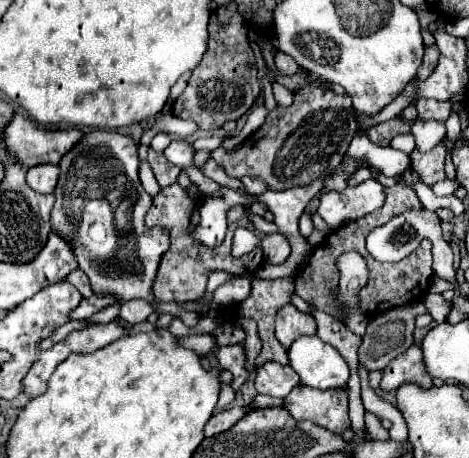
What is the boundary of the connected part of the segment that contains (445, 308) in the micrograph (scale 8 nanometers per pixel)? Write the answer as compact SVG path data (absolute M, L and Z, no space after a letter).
M429 292L425 298L423 298L423 304L427 308L427 312L435 318L435 324L441 324L447 314L451 312L453 304L449 300L445 300L441 294L435 294L435 292Z

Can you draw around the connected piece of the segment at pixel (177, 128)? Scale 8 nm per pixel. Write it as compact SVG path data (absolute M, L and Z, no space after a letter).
M170 112L160 113L151 129L145 131L139 144L150 146L152 138L160 133L167 133L178 138L185 139L198 129L197 124L190 120L183 120Z

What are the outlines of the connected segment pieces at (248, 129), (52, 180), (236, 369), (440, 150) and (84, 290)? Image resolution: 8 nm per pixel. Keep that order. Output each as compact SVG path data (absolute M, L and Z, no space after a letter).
M255 104L255 108L251 108L251 114L249 114L249 118L247 118L245 128L243 128L241 132L237 132L237 134L239 134L239 136L243 134L243 138L245 138L245 136L249 136L251 132L255 132L255 130L265 122L265 118L267 118L267 108L265 108L265 106Z
M41 164L27 170L27 184L41 194L51 194L55 190L57 178L59 178L59 168L51 164L45 164L45 166Z
M241 344L221 346L215 356L217 356L219 364L233 374L231 388L233 390L239 390L241 384L245 382L245 378L247 378L247 370L243 368L243 364L245 364L245 350L243 350L243 346Z
M445 144L437 146L437 154L435 154L435 150L431 150L427 154L421 154L421 152L413 150L409 156L411 156L413 170L421 176L423 182L427 182L427 186L445 178L445 170L443 170L445 168L443 156L447 156L445 154Z
M75 270L75 272L71 272L69 276L67 276L67 282L69 284L73 284L85 298L89 298L93 292L91 292L91 286L89 286L89 280L87 280L87 276L83 276L83 272L79 272L79 270Z

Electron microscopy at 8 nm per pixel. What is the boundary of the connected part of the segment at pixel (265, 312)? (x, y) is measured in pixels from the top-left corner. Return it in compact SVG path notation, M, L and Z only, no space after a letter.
M293 278L279 280L253 280L251 294L239 304L237 318L251 318L257 322L257 334L261 338L261 352L257 356L257 364L275 360L279 364L287 364L287 350L275 340L273 322L275 312L291 302L291 294L295 292Z

